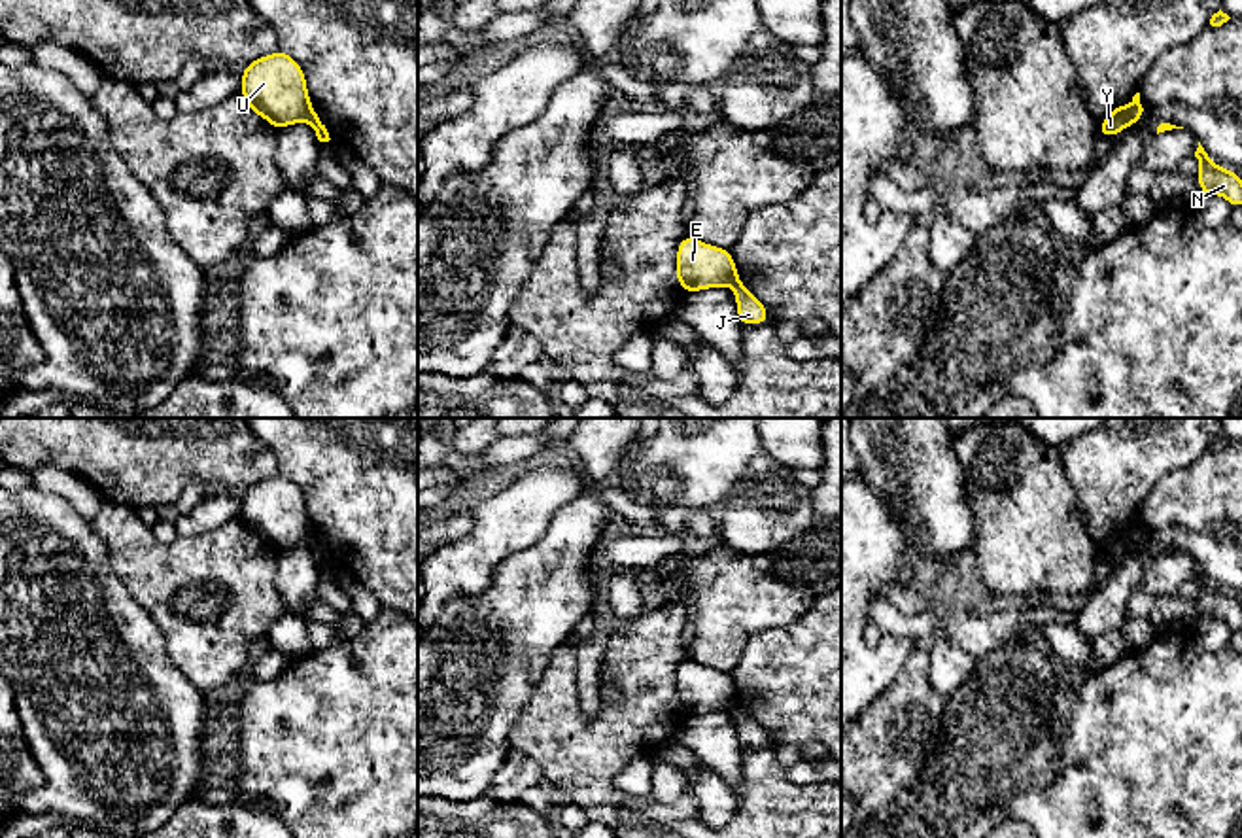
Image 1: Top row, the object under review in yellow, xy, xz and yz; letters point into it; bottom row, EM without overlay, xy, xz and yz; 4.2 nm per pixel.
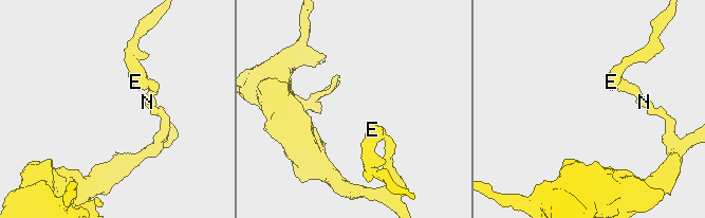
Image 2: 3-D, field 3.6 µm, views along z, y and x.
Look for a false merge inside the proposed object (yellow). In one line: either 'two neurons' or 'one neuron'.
two neurons

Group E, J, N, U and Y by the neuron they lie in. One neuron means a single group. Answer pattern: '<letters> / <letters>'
E U Y / J N

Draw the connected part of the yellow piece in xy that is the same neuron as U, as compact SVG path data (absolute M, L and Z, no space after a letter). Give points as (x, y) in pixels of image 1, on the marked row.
M278 49L255 59L240 74L240 96L272 129L291 127L299 121L310 123L314 108L310 104L306 78L291 55Z

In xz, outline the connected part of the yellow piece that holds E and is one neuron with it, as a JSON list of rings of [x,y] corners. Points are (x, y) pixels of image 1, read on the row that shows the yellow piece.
[[[686,235],[677,246],[675,276],[684,293],[732,286],[737,267],[730,250],[705,244]]]

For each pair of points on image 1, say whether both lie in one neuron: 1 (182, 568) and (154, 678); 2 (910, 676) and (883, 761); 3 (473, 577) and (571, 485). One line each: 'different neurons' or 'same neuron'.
1: different neurons
2: same neuron
3: same neuron

